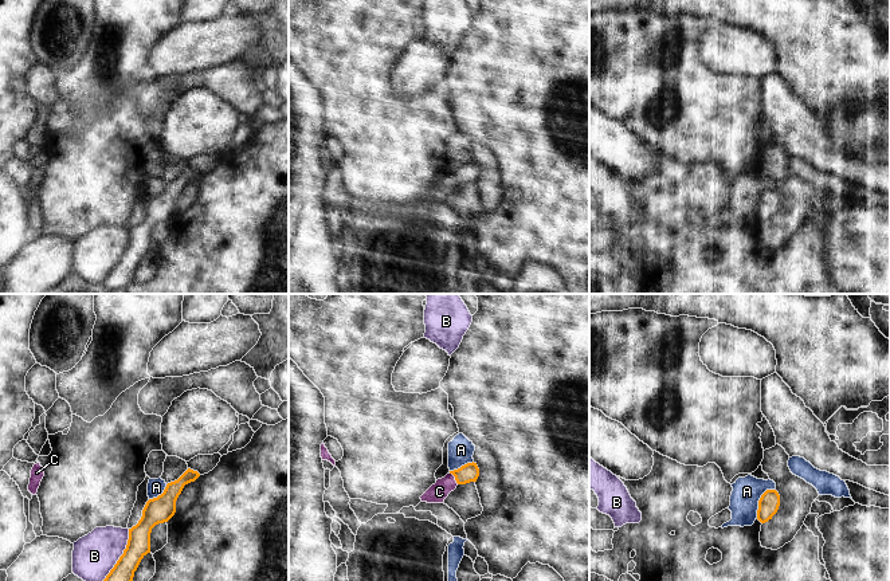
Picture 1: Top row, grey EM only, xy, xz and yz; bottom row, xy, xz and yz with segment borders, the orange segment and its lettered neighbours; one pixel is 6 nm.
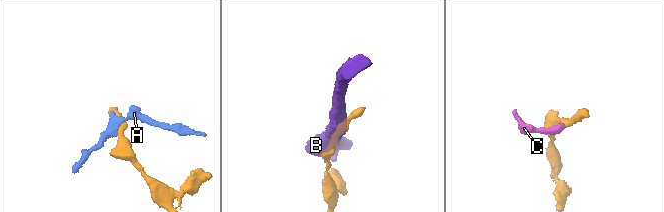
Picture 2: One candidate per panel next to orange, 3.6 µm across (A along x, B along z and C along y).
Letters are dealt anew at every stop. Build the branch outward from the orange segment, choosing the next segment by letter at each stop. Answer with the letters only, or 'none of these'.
C

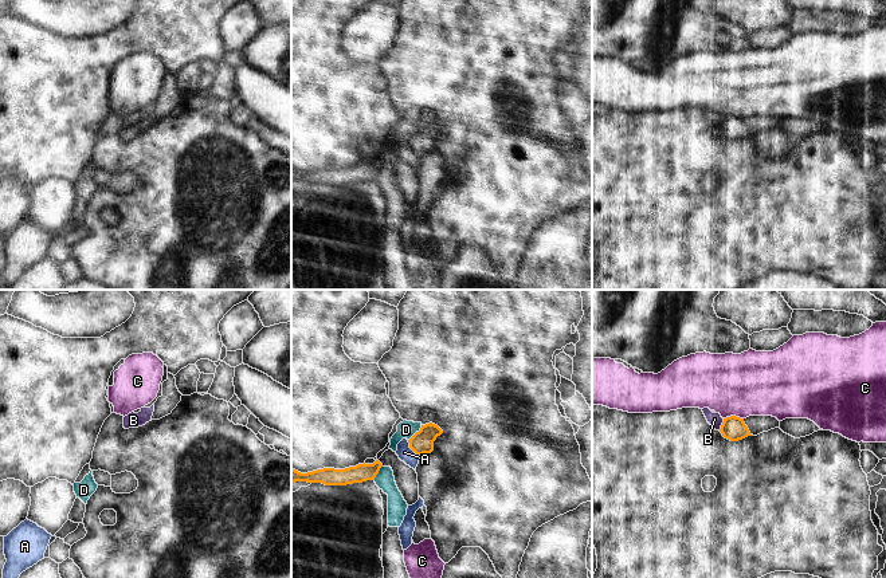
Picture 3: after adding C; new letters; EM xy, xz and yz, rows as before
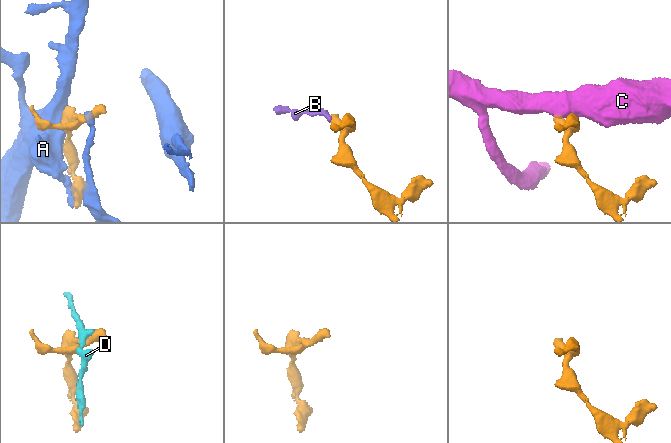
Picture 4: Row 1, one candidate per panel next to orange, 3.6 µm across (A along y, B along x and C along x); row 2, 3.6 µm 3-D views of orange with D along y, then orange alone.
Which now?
none of these

